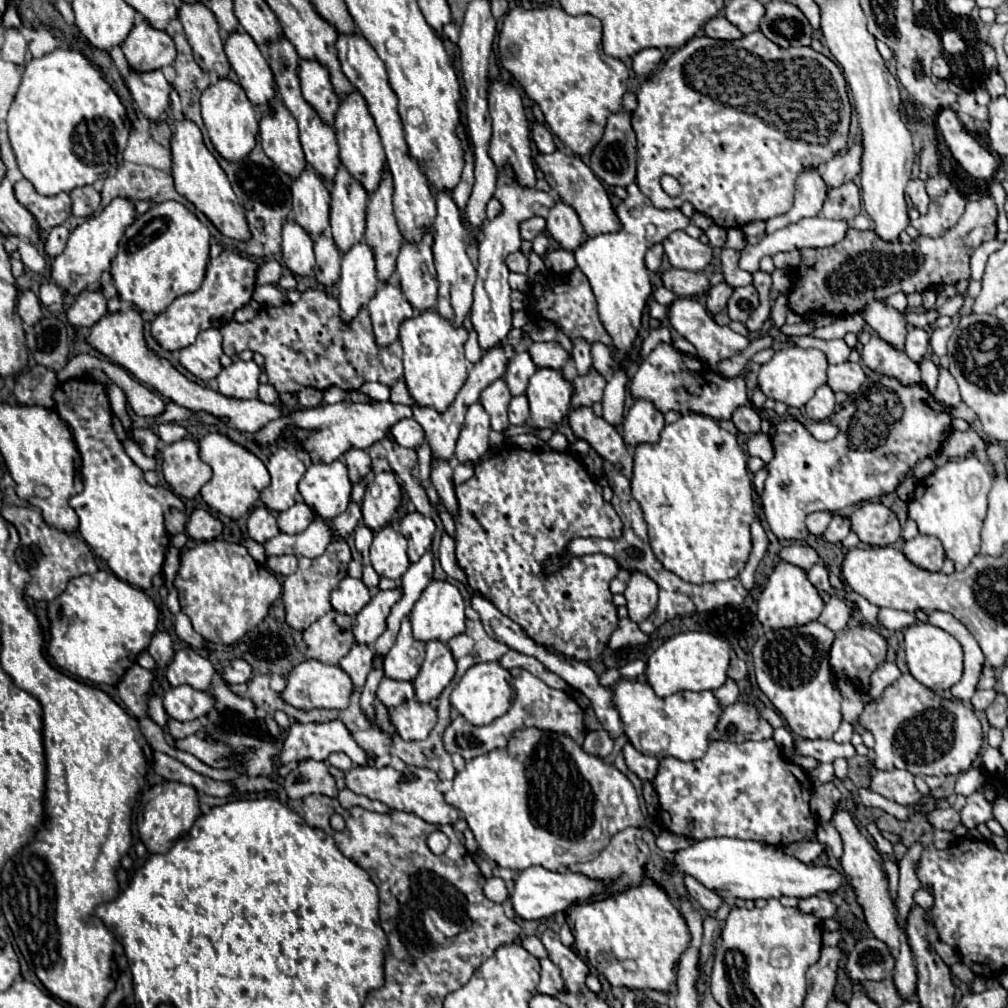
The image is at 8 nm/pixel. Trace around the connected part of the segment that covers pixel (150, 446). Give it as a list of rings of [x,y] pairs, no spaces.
[[[133,428],[131,438],[139,442],[145,456],[155,456],[157,454],[159,438],[157,438],[157,434],[153,430],[149,430],[149,428]]]

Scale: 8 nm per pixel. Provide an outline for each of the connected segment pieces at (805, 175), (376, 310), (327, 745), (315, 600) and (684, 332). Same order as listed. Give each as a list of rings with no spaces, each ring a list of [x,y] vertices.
[[[805,168],[795,182],[795,204],[793,208],[781,216],[766,221],[765,234],[772,233],[793,222],[799,222],[805,216],[817,216],[827,198],[827,186],[817,168]]]
[[[385,282],[385,284],[379,284],[377,286],[377,294],[367,304],[367,310],[371,314],[375,340],[377,340],[377,344],[381,348],[387,348],[389,344],[393,344],[399,338],[399,326],[401,326],[401,322],[405,322],[405,318],[411,318],[413,316],[413,306],[405,300],[405,296],[401,294],[399,286],[391,286],[391,282]]]
[[[333,720],[333,722],[325,722],[325,724],[293,724],[287,730],[287,738],[285,738],[283,750],[279,754],[279,762],[289,764],[293,760],[303,760],[303,758],[327,760],[329,752],[345,752],[357,766],[369,766],[369,762],[371,762],[367,752],[353,740],[351,732],[347,730],[347,726],[341,720]]]
[[[333,540],[327,550],[317,556],[317,558],[299,558],[299,568],[295,574],[287,576],[283,582],[283,604],[285,604],[285,622],[293,628],[293,630],[305,630],[309,628],[317,618],[321,618],[323,614],[327,614],[331,610],[331,602],[329,602],[329,594],[333,588],[337,588],[337,584],[341,582],[341,578],[347,576],[347,564],[351,560],[351,552],[345,540]]]
[[[679,298],[677,302],[673,302],[669,306],[669,322],[685,340],[689,340],[697,348],[697,356],[709,366],[715,366],[717,362],[727,360],[735,354],[741,354],[749,346],[747,336],[741,336],[741,334],[733,332],[729,326],[719,326],[713,320],[713,316],[707,312],[707,308],[701,306],[693,298]]]

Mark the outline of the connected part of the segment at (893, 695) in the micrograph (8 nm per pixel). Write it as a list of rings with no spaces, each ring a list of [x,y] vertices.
[[[909,672],[883,692],[881,702],[869,702],[865,706],[859,724],[875,736],[873,750],[877,754],[875,766],[879,770],[901,768],[923,776],[959,774],[971,768],[983,744],[981,722],[971,708],[941,698],[927,686],[919,684]]]

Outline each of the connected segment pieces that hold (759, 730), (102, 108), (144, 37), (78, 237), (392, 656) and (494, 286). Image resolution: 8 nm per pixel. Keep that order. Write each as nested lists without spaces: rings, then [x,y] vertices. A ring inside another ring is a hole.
[[[735,702],[723,708],[723,714],[717,724],[717,732],[721,740],[729,742],[745,742],[745,740],[765,740],[773,736],[773,728],[767,720],[763,720],[753,704]]]
[[[53,50],[43,58],[33,58],[25,66],[19,92],[9,108],[7,126],[21,174],[43,196],[71,192],[73,188],[93,184],[97,178],[105,178],[111,166],[121,160],[121,152],[125,150],[129,136],[125,106],[119,96],[103,80],[99,70],[77,50]]]
[[[145,20],[135,24],[127,40],[121,44],[129,68],[135,72],[151,72],[175,62],[175,44],[167,32],[151,28]]]
[[[115,198],[99,216],[87,218],[83,224],[79,224],[71,232],[63,254],[59,254],[51,264],[49,280],[55,282],[63,290],[65,296],[81,294],[85,288],[89,288],[89,284],[97,282],[105,270],[109,270],[109,264],[117,254],[117,244],[119,244],[125,228],[129,224],[133,224],[133,220],[135,220],[133,202],[129,202],[125,198]]]
[[[405,618],[401,622],[401,630],[393,648],[385,656],[385,676],[393,680],[407,680],[411,682],[423,662],[425,644],[415,640],[411,634],[411,622]]]
[[[503,168],[497,180],[497,192],[495,198],[503,204],[501,214],[483,224],[483,236],[479,240],[479,260],[477,260],[477,282],[475,282],[475,302],[471,306],[471,324],[479,336],[479,346],[481,350],[491,350],[497,342],[501,342],[507,332],[511,330],[511,302],[509,294],[511,288],[507,284],[509,268],[505,264],[505,258],[517,250],[521,250],[521,236],[519,236],[519,222],[541,216],[547,218],[549,210],[555,206],[555,198],[547,192],[533,190],[533,188],[523,188],[515,182],[513,172],[509,168]]]

